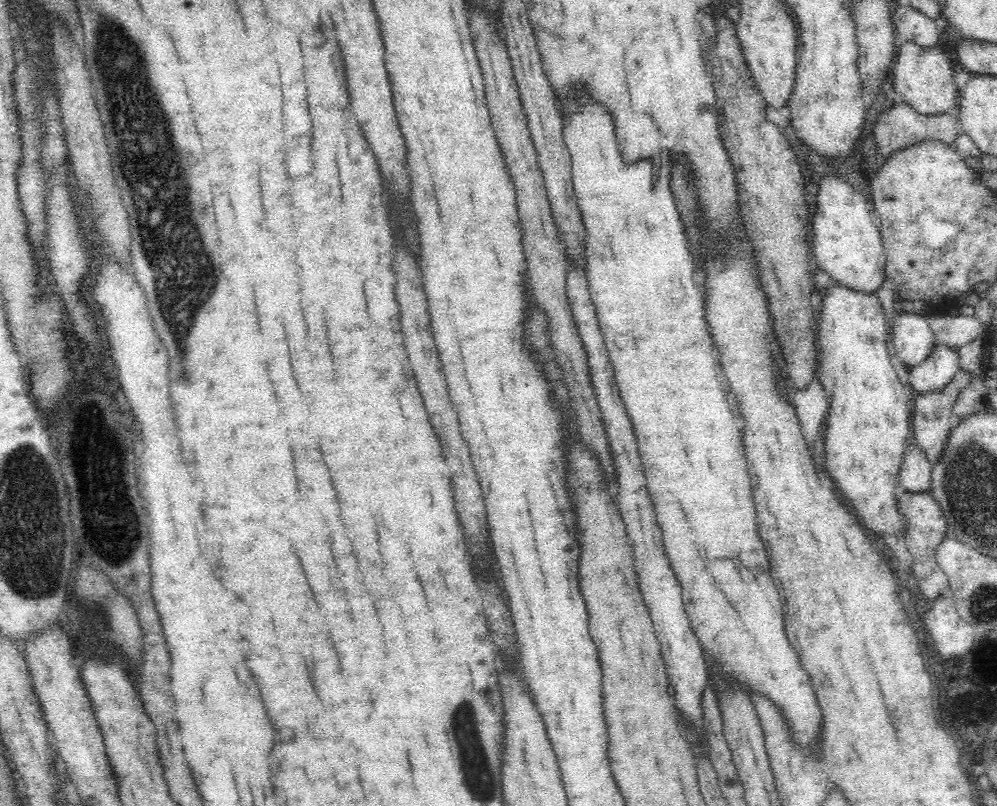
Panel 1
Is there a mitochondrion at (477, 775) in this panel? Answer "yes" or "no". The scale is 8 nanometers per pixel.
yes

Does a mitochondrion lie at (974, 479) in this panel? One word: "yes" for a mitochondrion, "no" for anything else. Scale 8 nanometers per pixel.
yes

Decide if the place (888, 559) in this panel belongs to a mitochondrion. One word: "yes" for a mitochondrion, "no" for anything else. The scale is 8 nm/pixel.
no

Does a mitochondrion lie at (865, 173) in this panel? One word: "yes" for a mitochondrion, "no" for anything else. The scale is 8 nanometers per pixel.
no

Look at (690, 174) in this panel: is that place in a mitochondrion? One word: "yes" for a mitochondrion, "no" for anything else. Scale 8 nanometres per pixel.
no

